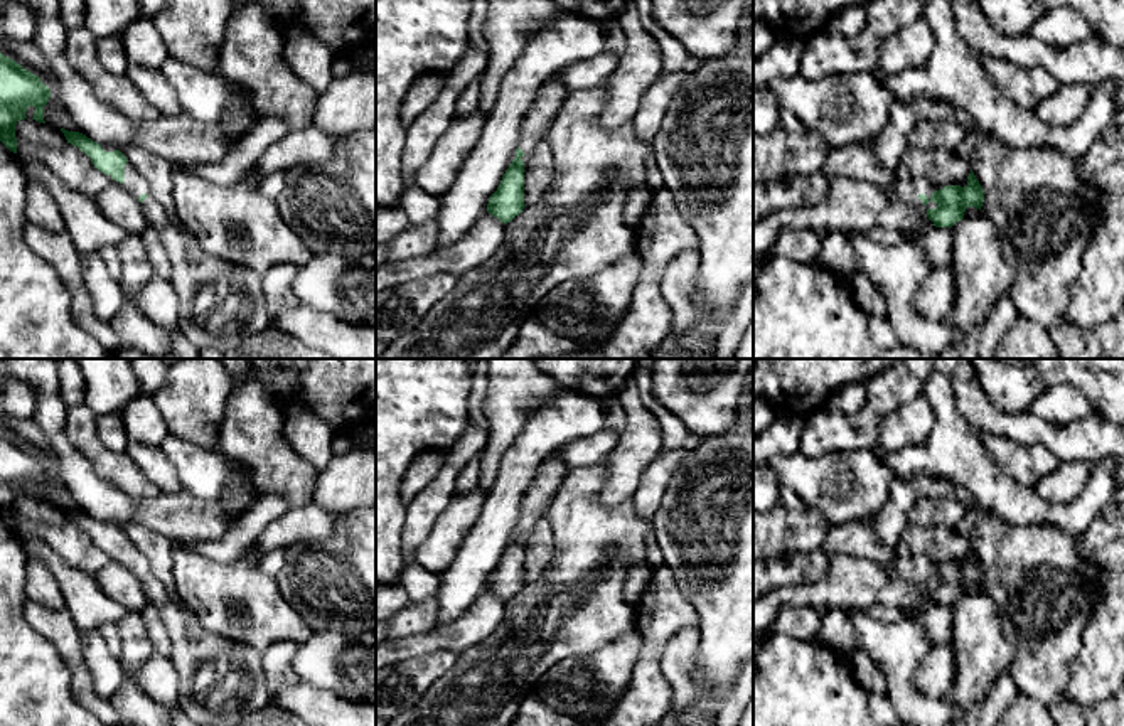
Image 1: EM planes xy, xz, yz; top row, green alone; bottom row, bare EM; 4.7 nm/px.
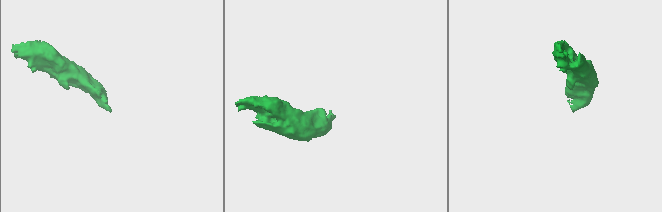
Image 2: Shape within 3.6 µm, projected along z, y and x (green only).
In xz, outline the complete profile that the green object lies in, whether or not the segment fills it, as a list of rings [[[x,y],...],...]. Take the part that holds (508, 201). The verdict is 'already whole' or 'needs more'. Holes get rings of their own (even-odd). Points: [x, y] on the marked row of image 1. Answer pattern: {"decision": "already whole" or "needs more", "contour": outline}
{"decision": "needs more", "contour": [[[556,74],[541,86],[522,123],[516,158],[502,175],[497,190],[490,195],[487,204],[487,212],[500,222],[511,222],[526,207],[524,162],[539,141],[548,140],[553,121],[566,98],[566,86]]]}

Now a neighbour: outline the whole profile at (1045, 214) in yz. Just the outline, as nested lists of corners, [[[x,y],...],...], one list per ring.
[[[986,135],[967,162],[984,190],[981,214],[994,224],[1014,273],[1008,296],[1018,313],[1048,328],[1068,320],[1070,288],[1102,221],[1099,194],[1080,179],[1077,158],[1046,145],[1009,148]]]

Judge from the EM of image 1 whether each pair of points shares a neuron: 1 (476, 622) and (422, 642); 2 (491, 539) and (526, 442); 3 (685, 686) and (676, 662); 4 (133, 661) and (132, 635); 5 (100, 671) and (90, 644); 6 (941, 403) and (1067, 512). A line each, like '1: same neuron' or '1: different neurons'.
1: same neuron
2: same neuron
3: same neuron
4: same neuron
5: same neuron
6: same neuron

